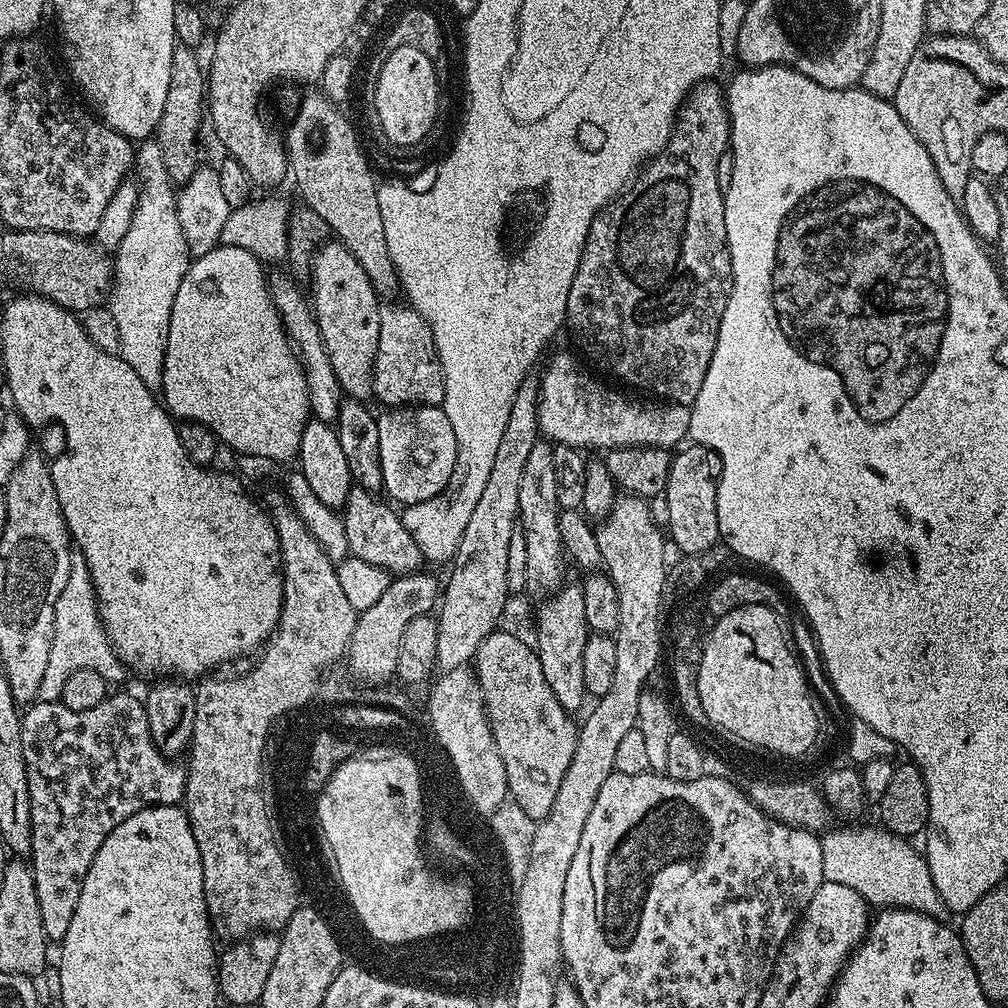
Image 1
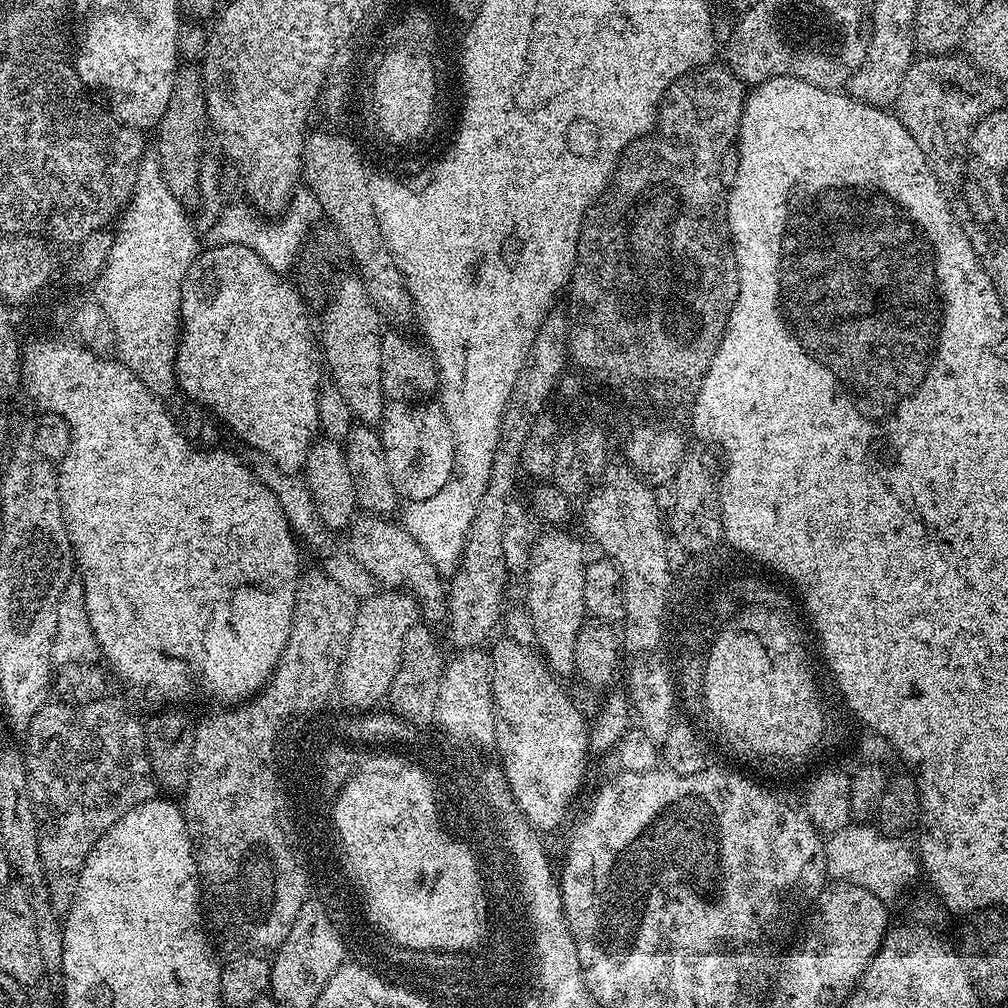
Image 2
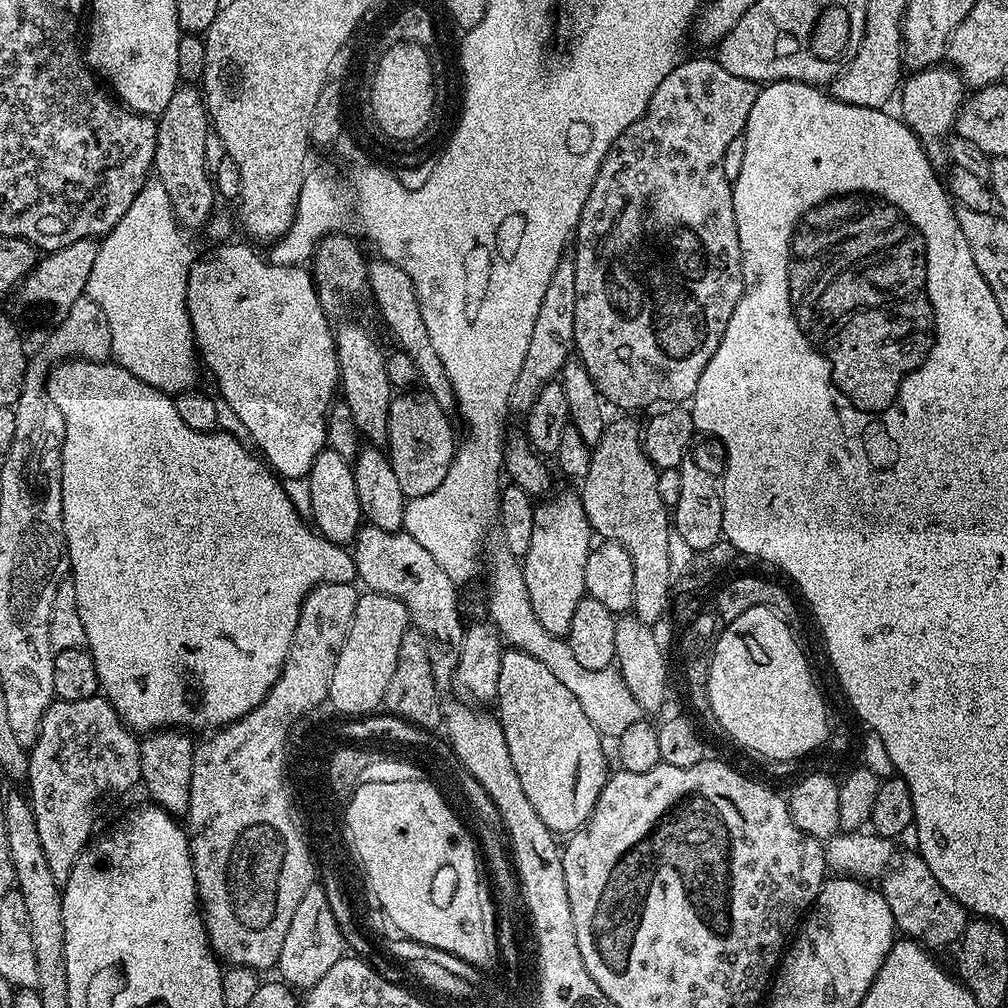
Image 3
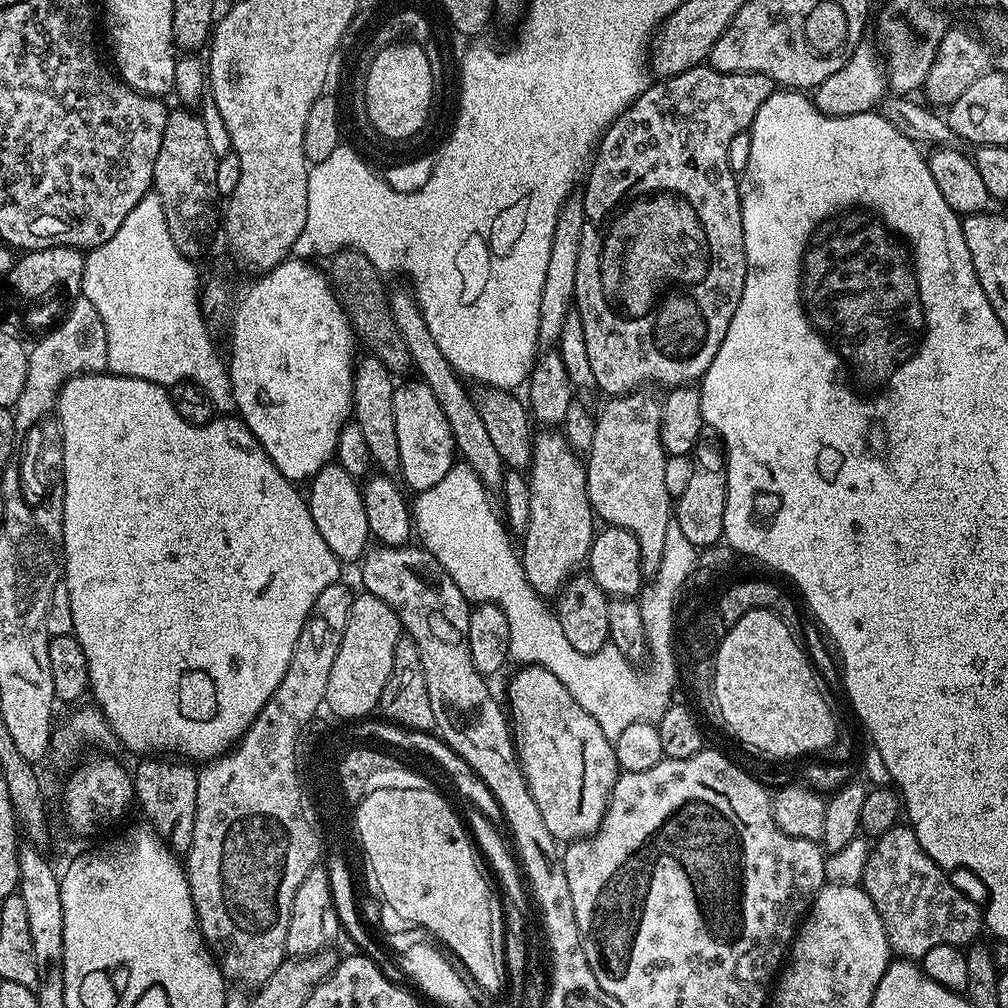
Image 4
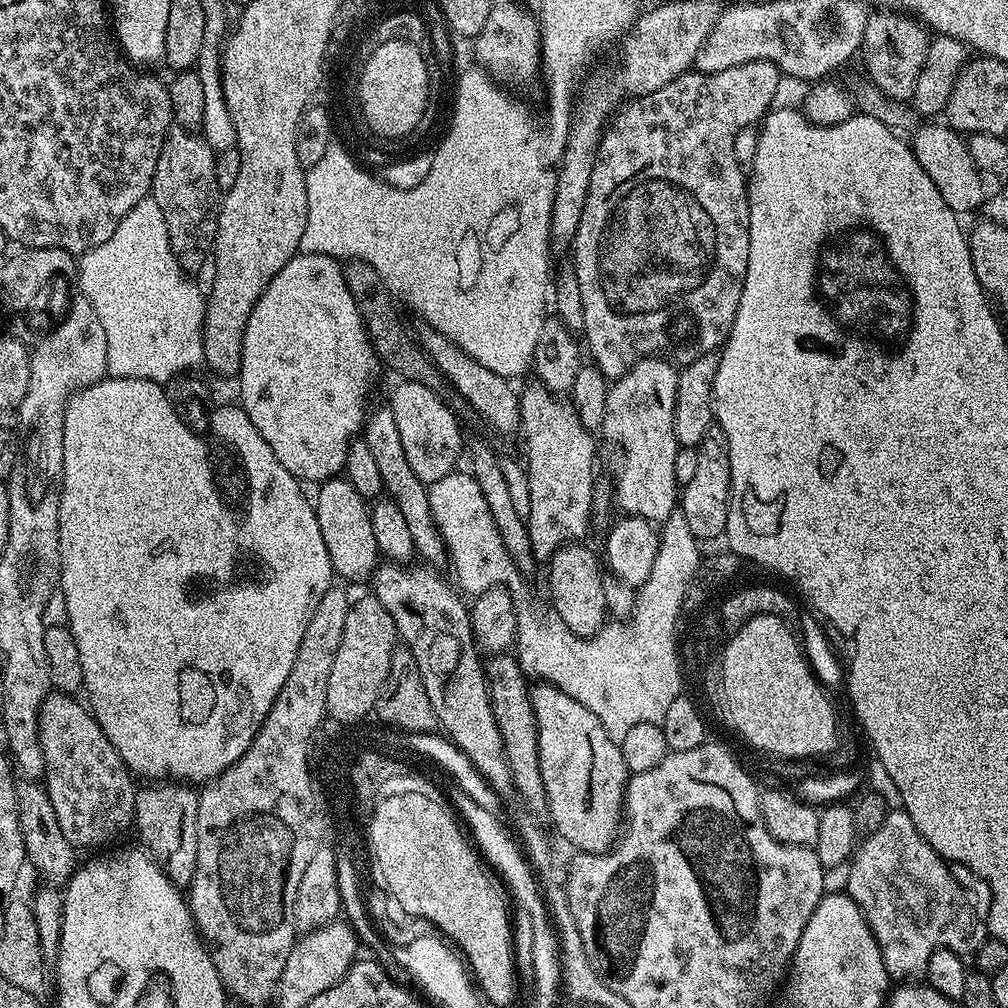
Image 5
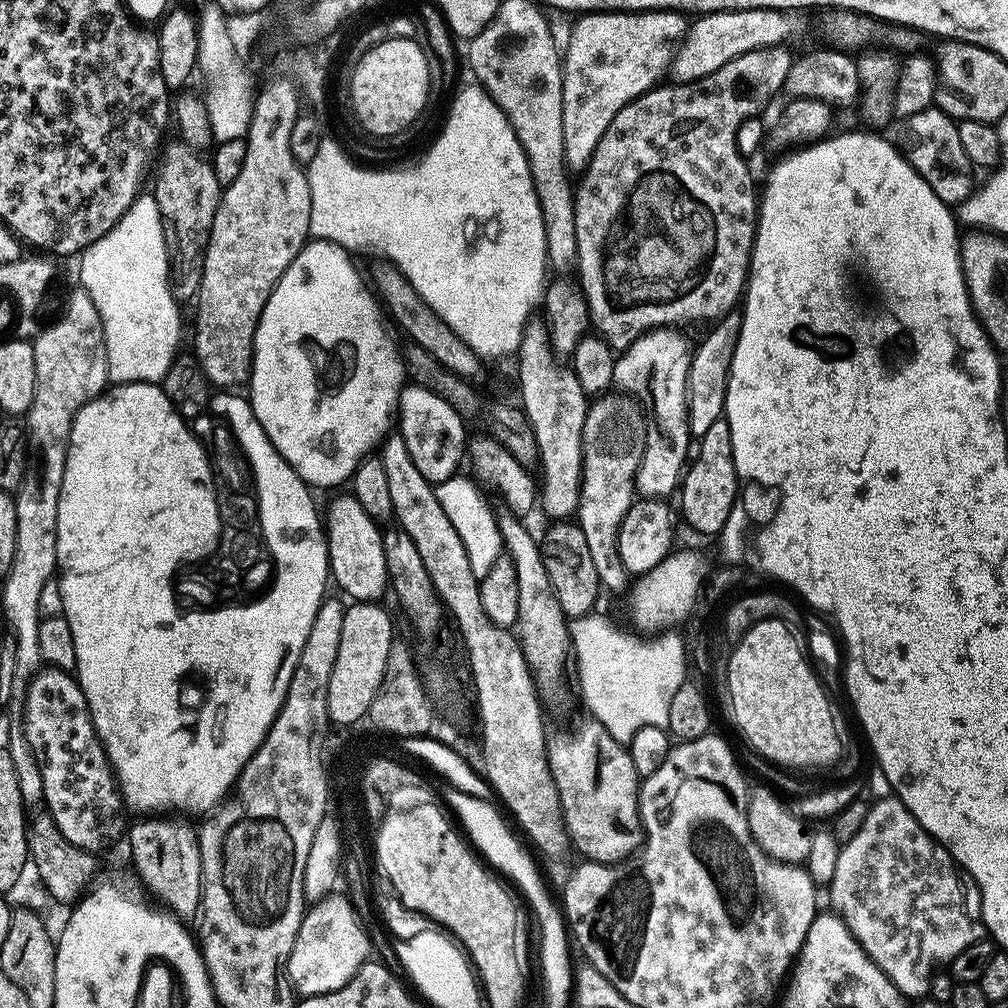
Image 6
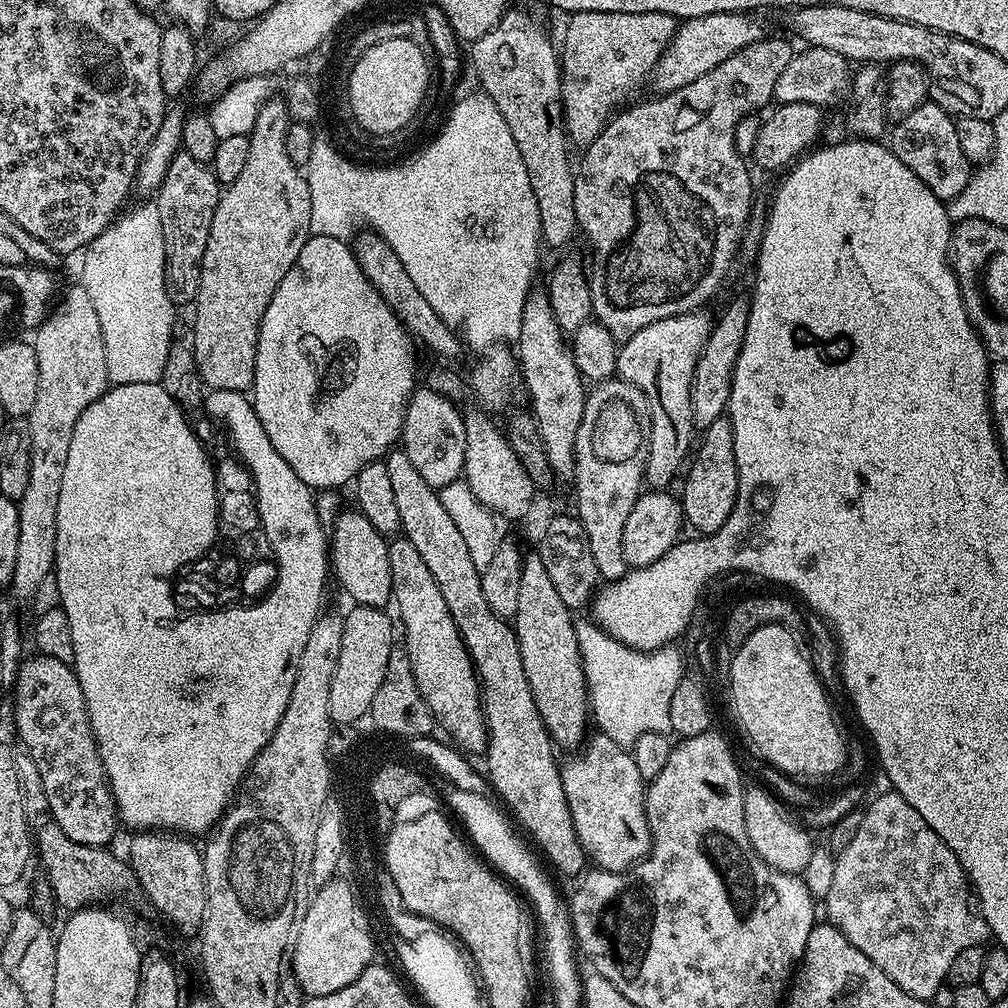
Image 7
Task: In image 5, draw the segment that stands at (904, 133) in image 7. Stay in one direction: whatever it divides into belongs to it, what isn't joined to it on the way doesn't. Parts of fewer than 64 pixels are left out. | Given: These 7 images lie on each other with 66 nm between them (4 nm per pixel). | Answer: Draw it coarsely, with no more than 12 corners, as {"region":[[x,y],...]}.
{"region":[[924,122],[910,147],[952,212],[985,203],[961,133]]}

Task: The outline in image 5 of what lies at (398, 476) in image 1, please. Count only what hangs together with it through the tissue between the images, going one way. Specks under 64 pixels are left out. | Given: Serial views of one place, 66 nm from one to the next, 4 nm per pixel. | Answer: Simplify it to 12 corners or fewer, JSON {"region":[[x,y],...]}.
{"region":[[409,380],[390,407],[414,474],[457,467],[461,421],[440,392]]}

